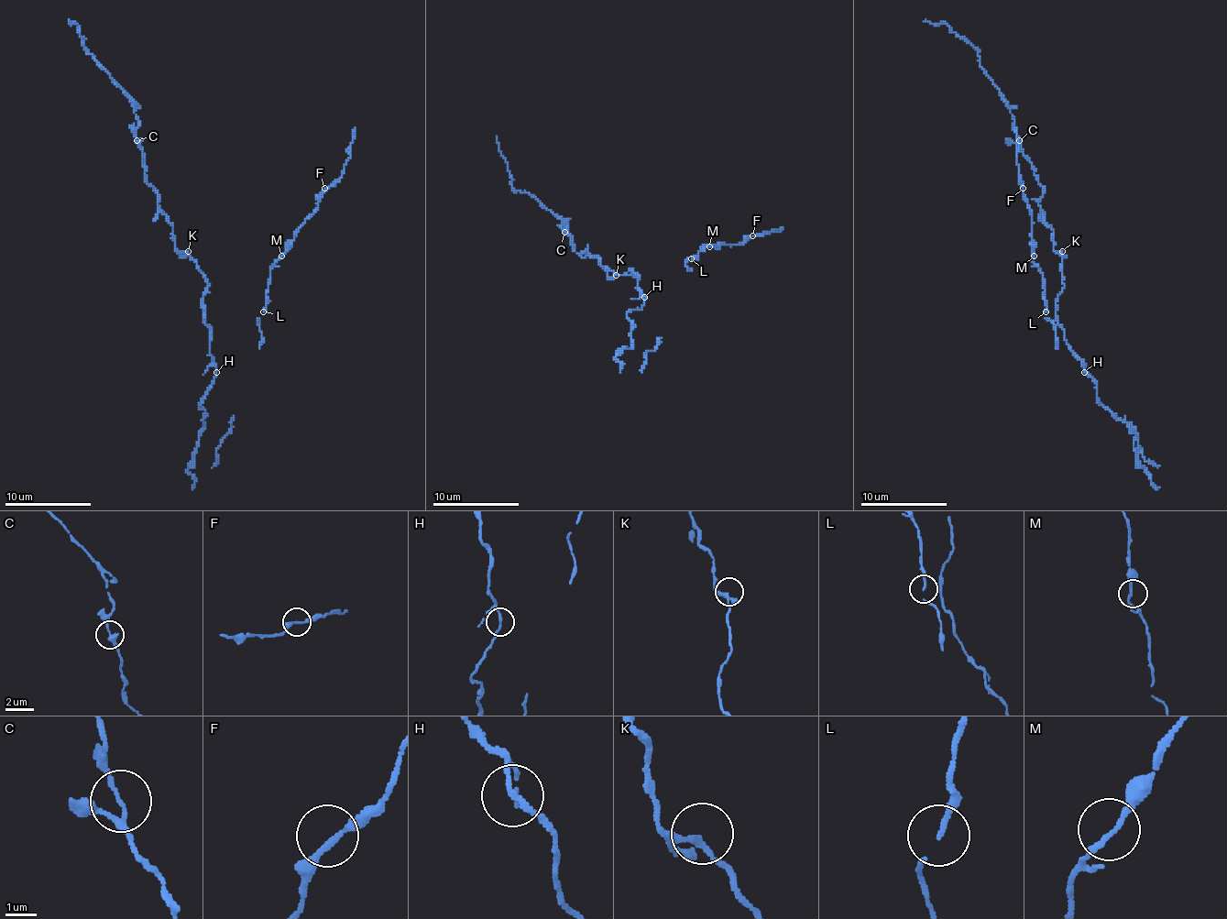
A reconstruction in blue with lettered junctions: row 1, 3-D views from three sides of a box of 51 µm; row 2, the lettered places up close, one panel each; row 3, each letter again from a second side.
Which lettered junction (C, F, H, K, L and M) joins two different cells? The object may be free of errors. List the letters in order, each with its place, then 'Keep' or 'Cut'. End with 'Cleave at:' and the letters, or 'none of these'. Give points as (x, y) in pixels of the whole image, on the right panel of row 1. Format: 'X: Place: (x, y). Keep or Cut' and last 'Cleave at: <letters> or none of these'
C: Place: (1019, 140). Keep
F: Place: (1023, 188). Keep
H: Place: (1084, 372). Keep
K: Place: (1062, 251). Keep
L: Place: (1046, 311). Keep
M: Place: (1034, 256). Keep
Cleave at: none of these

